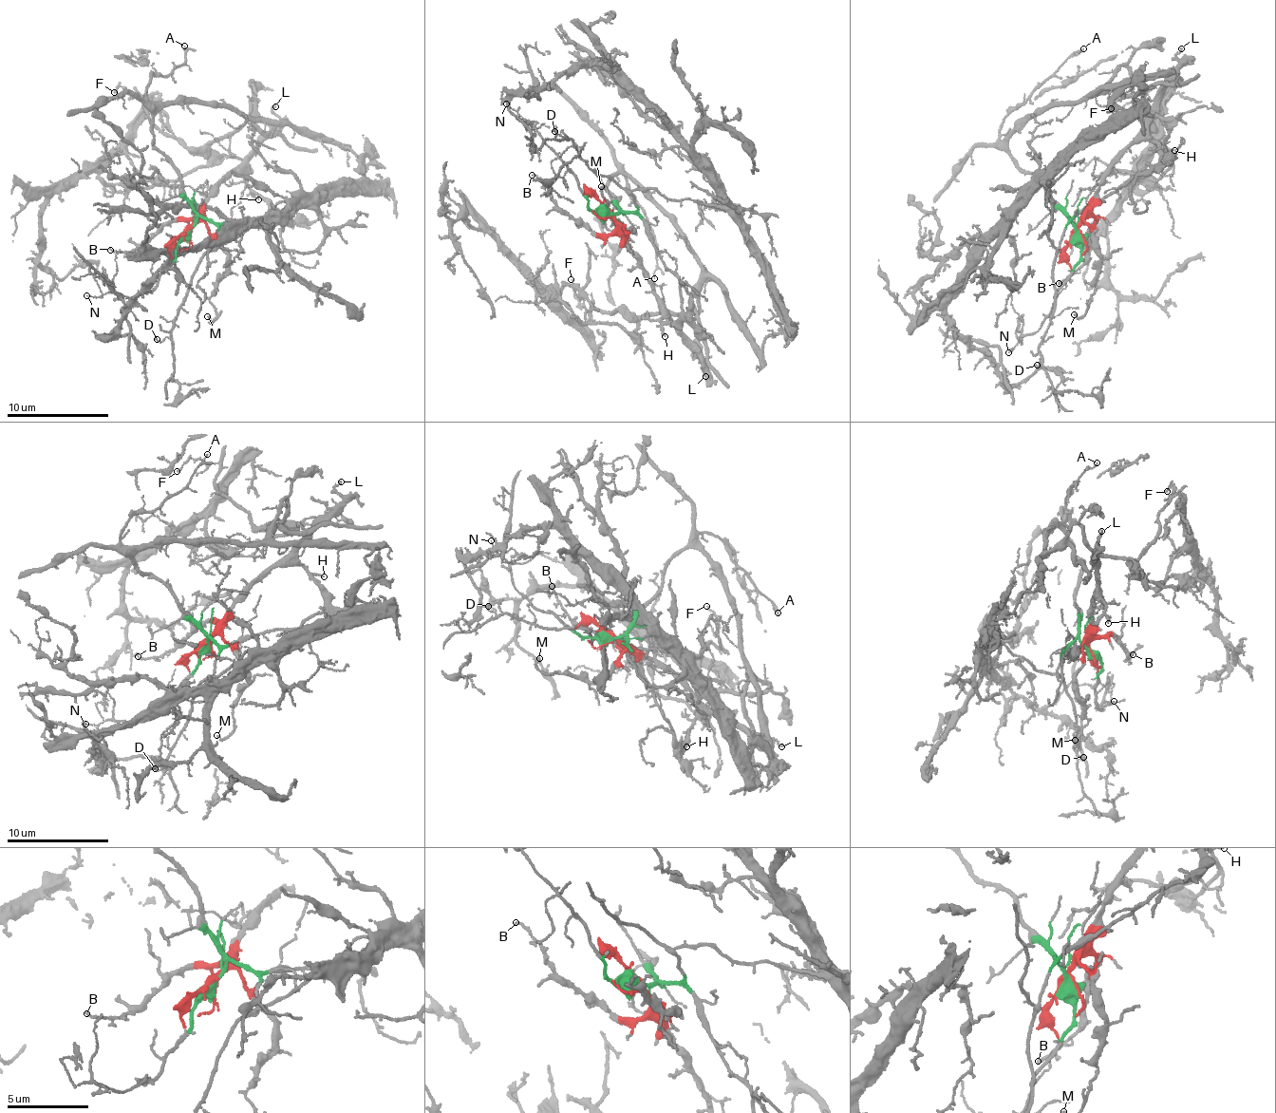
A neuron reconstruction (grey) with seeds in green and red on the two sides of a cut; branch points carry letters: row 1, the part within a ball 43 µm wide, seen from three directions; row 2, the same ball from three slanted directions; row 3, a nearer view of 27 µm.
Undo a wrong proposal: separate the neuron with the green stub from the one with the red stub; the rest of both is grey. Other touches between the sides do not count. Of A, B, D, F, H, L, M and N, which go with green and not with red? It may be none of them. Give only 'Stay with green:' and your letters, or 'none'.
Stay with green: A, D, F, N

